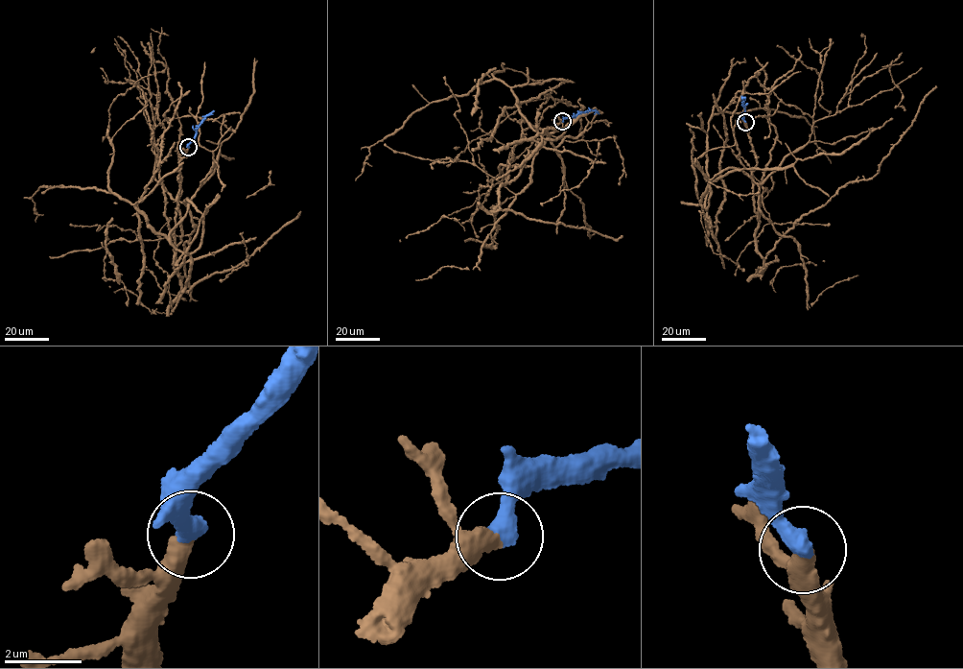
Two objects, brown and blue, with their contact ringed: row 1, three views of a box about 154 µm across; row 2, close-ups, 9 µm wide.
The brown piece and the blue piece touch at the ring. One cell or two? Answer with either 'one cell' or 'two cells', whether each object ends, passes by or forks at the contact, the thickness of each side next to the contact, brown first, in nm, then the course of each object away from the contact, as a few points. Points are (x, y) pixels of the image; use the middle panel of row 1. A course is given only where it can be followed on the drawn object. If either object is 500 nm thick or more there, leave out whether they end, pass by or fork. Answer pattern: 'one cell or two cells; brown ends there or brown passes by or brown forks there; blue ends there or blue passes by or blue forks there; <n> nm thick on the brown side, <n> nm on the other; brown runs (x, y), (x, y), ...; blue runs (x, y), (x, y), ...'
one cell; 440 nm thick on the brown side, 500 nm on the other; brown runs (562, 122), (508, 182), (538, 110), (499, 175), (566, 128), (534, 131), (490, 79), (418, 109), (355, 180); blue runs (562, 122), (564, 118), (587, 110), (599, 114)

